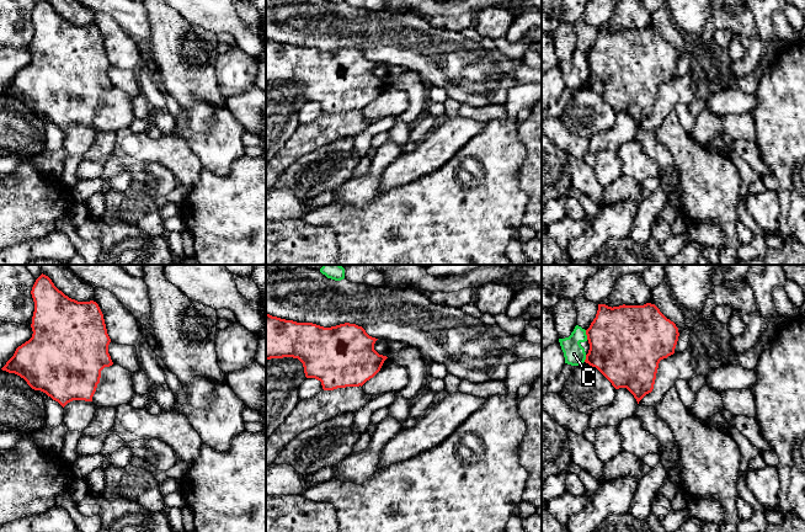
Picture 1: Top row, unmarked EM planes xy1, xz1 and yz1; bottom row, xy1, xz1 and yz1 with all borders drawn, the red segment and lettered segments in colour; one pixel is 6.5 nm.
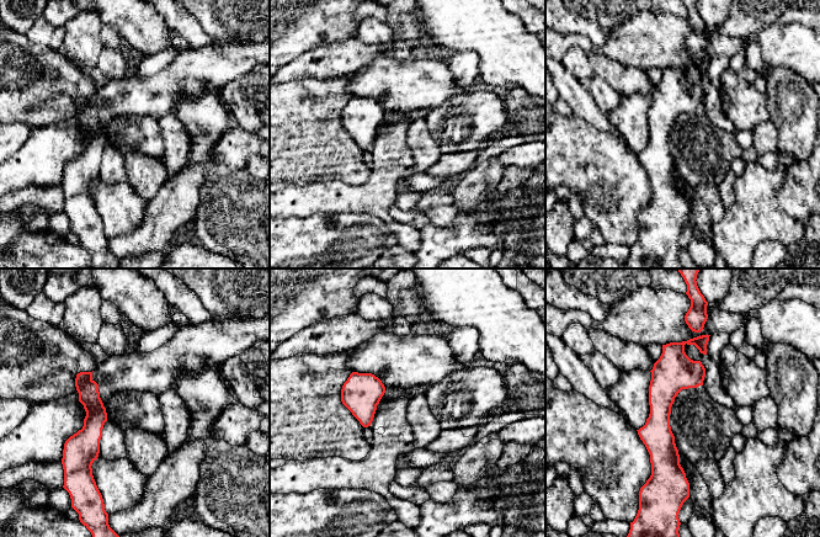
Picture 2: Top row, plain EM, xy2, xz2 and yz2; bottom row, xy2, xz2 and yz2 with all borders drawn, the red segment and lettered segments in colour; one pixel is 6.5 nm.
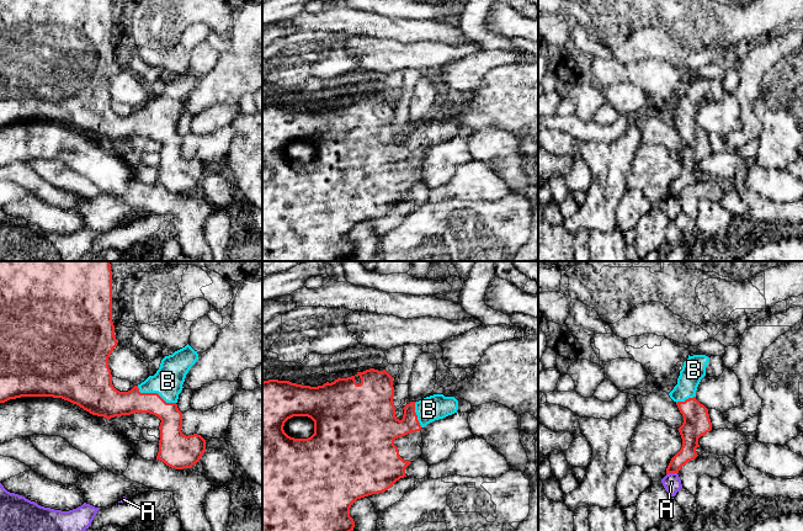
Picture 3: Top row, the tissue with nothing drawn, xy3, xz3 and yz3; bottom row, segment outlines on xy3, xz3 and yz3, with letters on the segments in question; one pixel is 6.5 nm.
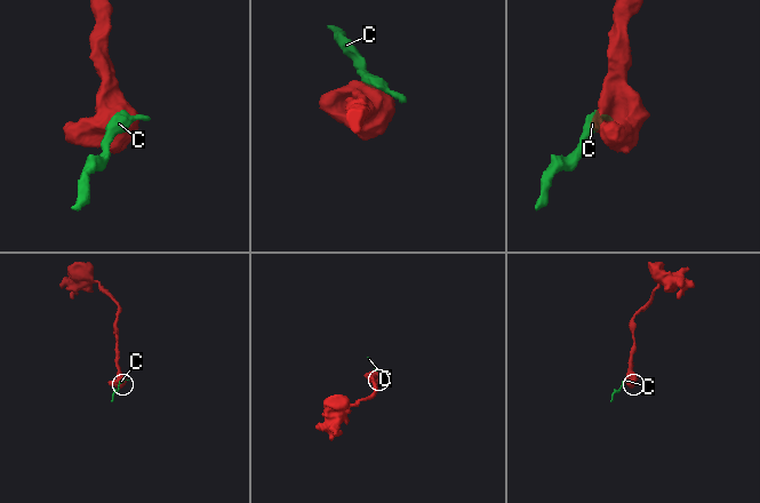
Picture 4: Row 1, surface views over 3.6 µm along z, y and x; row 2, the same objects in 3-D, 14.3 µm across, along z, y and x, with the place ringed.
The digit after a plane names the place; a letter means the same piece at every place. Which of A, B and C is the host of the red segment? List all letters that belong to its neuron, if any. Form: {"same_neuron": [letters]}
{"same_neuron": ["B"]}

